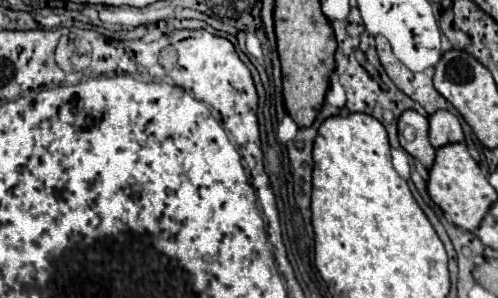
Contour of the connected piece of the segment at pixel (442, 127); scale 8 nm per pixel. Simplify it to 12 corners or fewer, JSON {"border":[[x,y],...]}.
{"border":[[448,110],[430,118],[434,148],[464,140],[460,120]]}

